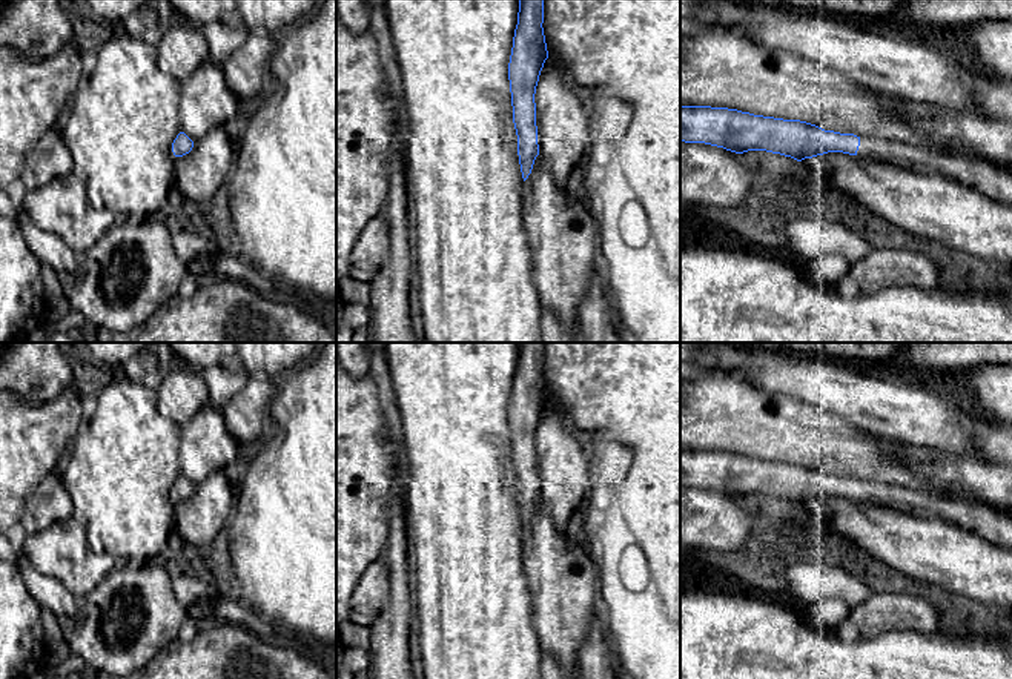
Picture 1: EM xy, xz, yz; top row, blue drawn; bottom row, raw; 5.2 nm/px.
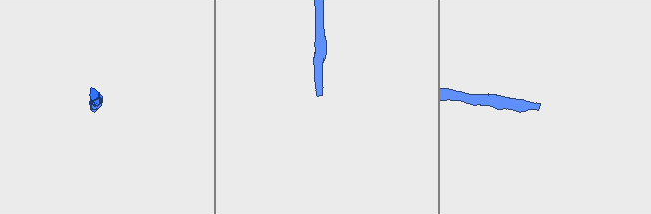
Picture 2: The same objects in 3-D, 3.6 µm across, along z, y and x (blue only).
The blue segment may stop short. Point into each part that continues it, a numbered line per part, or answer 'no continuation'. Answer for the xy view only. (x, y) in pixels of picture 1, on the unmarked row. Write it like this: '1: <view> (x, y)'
no continuation

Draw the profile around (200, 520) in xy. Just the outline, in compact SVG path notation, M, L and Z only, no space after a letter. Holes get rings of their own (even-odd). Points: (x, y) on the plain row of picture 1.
M224 470L212 472L189 498L175 501L175 532L186 545L204 547L223 539L236 502Z

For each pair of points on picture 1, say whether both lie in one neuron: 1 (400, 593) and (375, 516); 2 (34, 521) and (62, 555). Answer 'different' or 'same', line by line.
1: different
2: different

